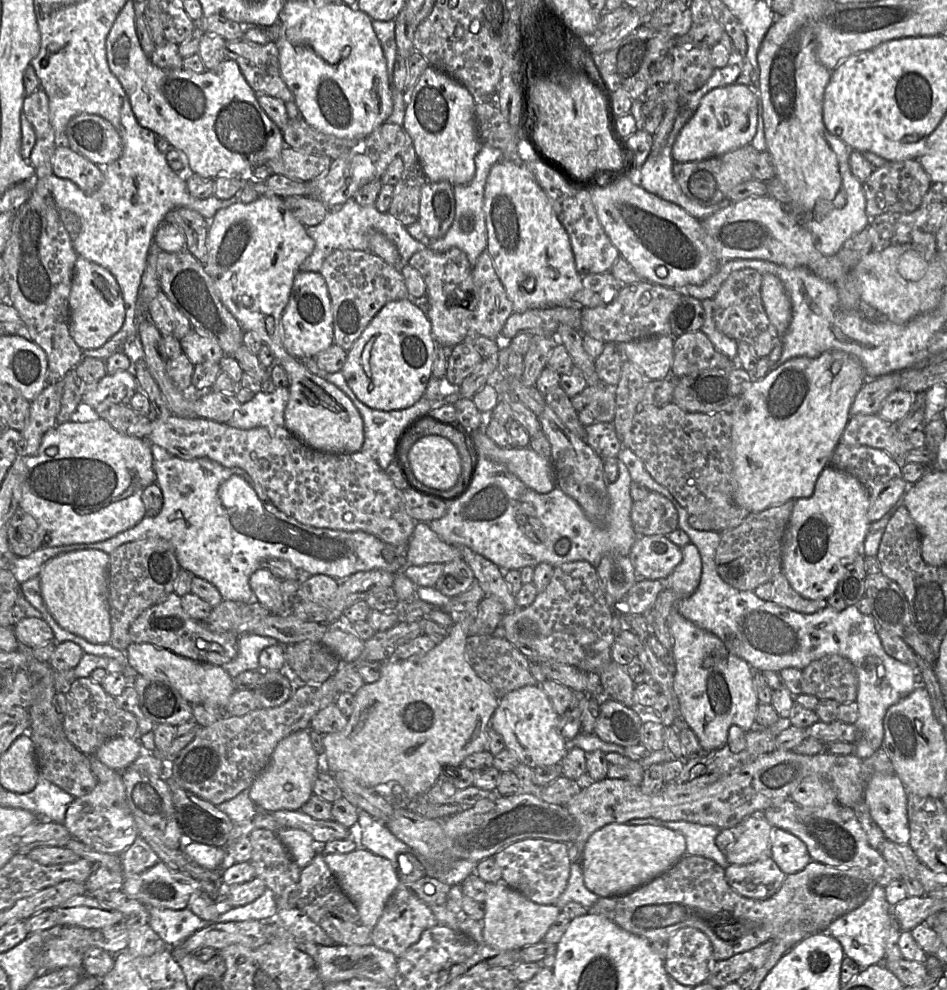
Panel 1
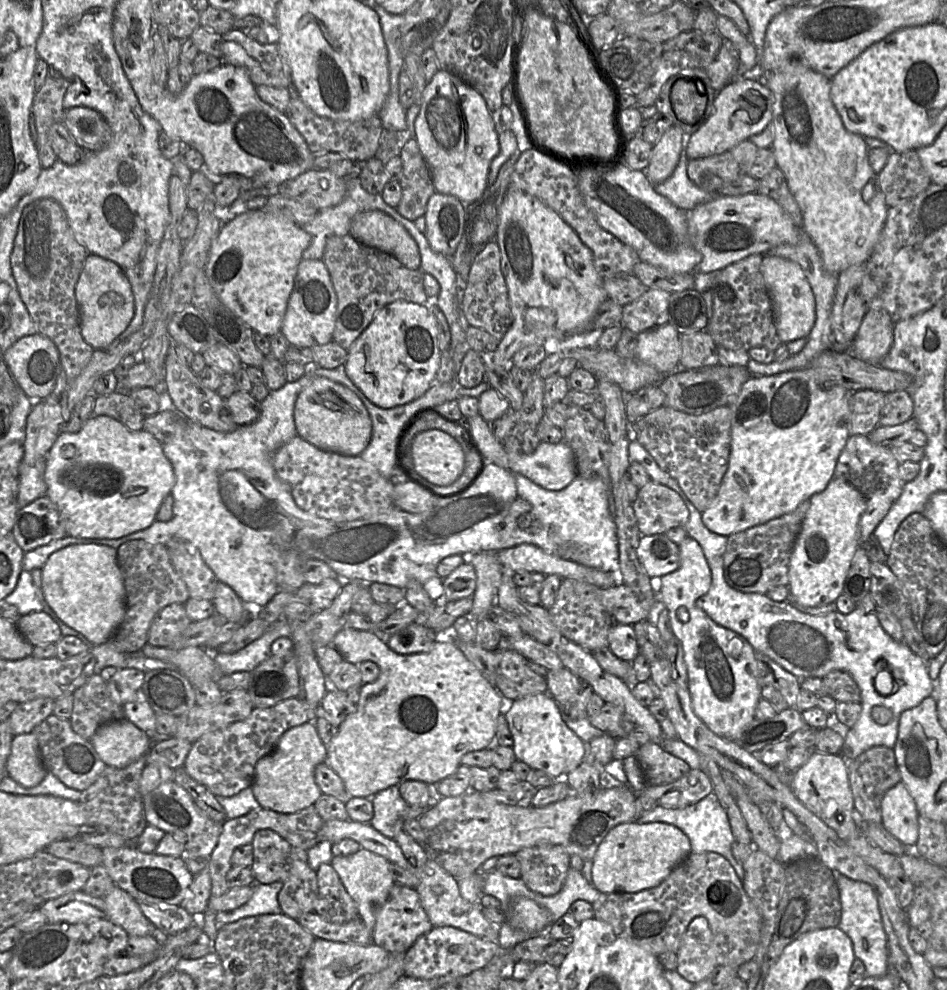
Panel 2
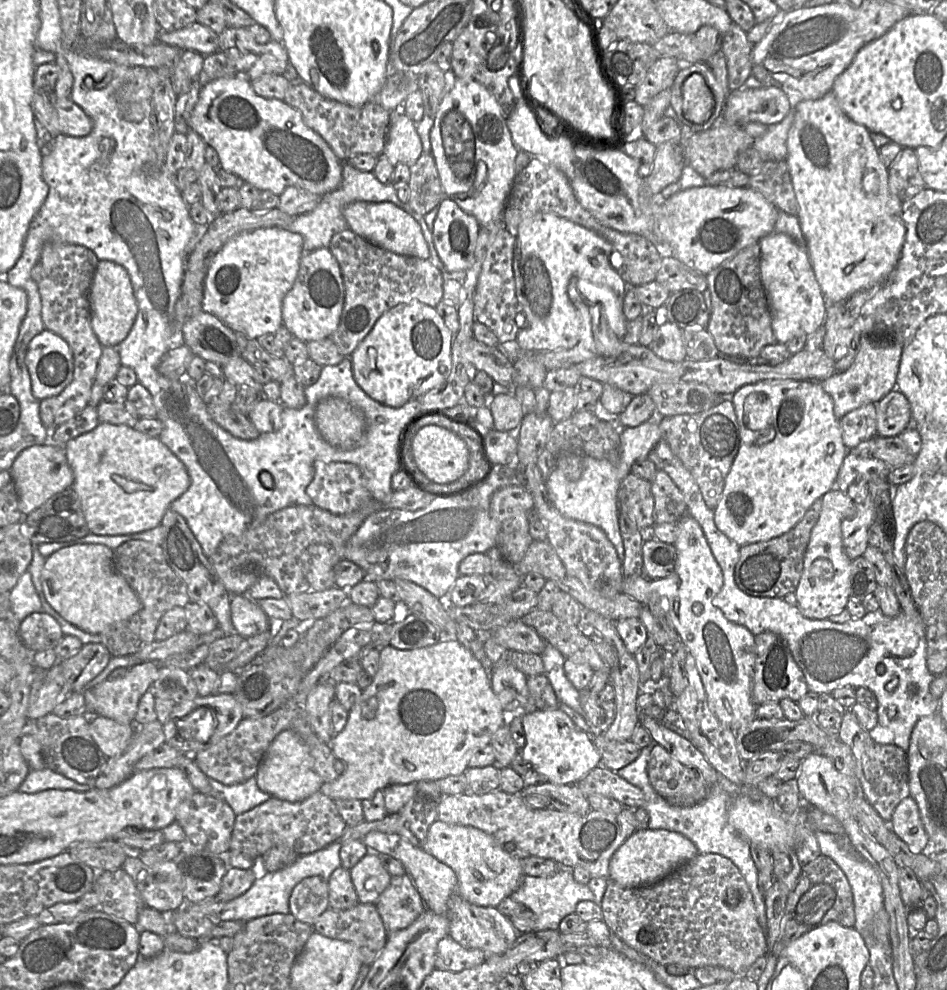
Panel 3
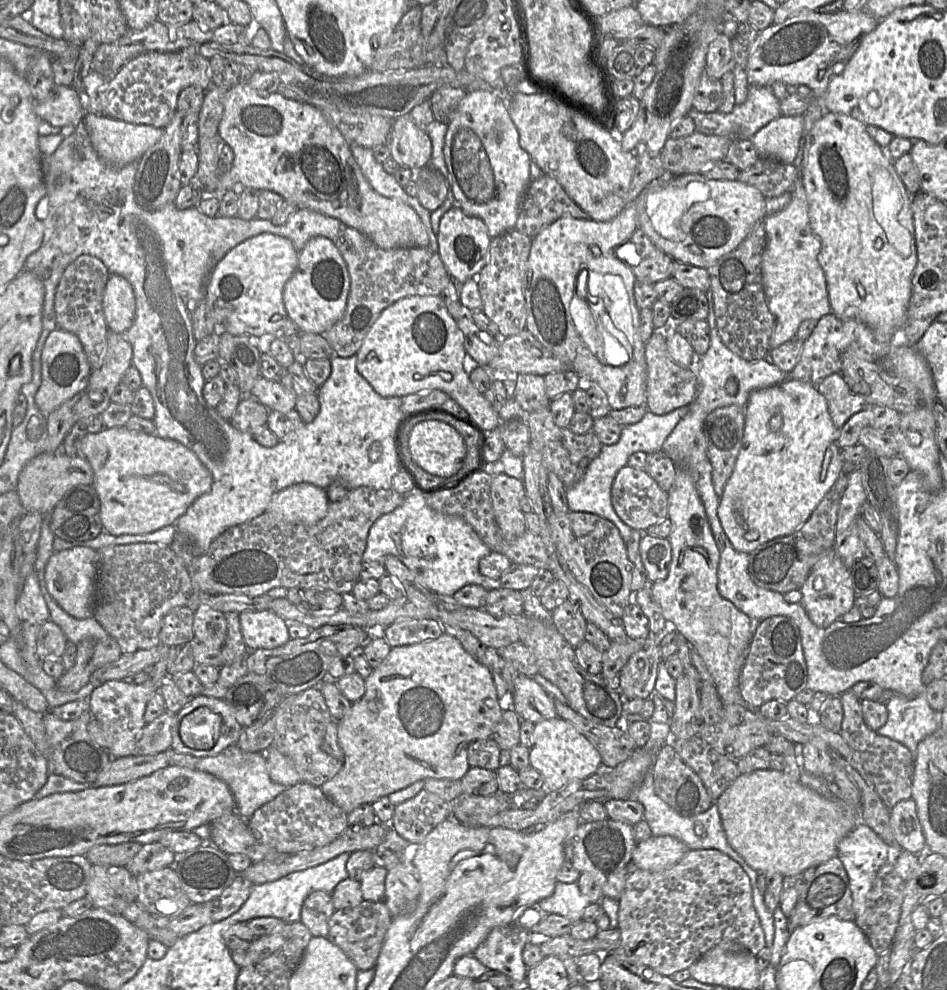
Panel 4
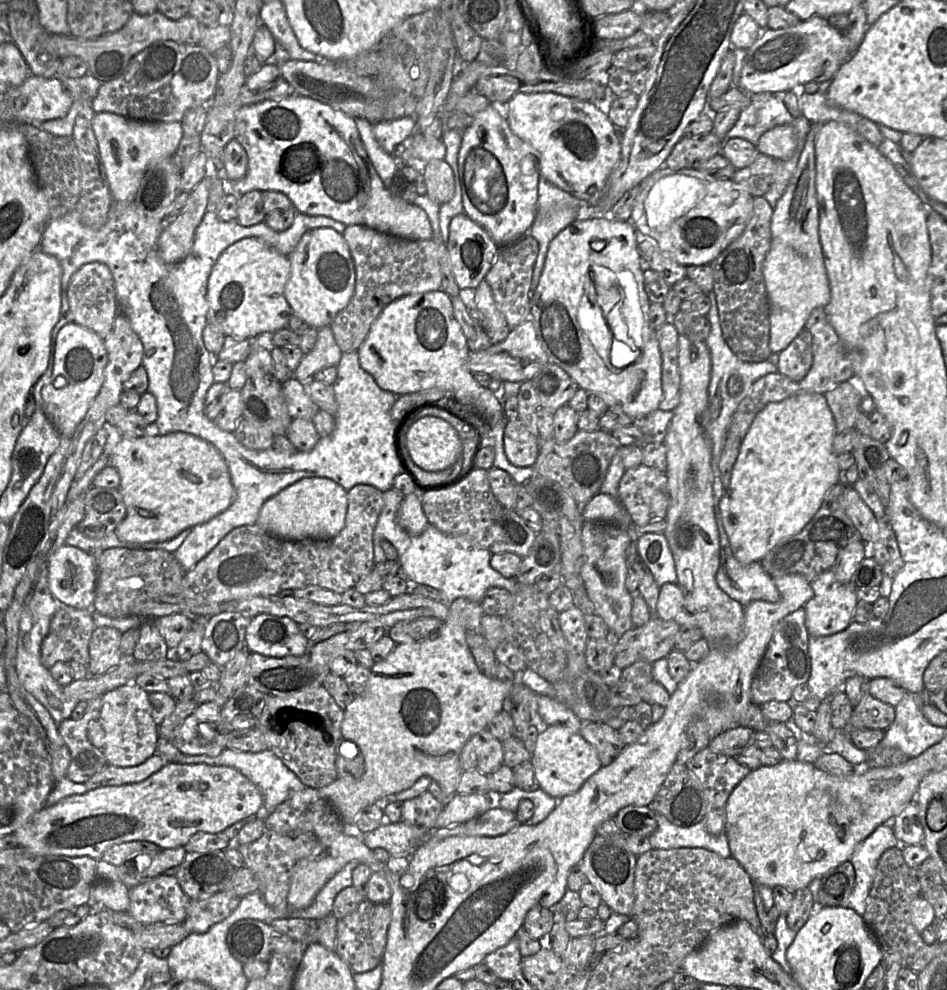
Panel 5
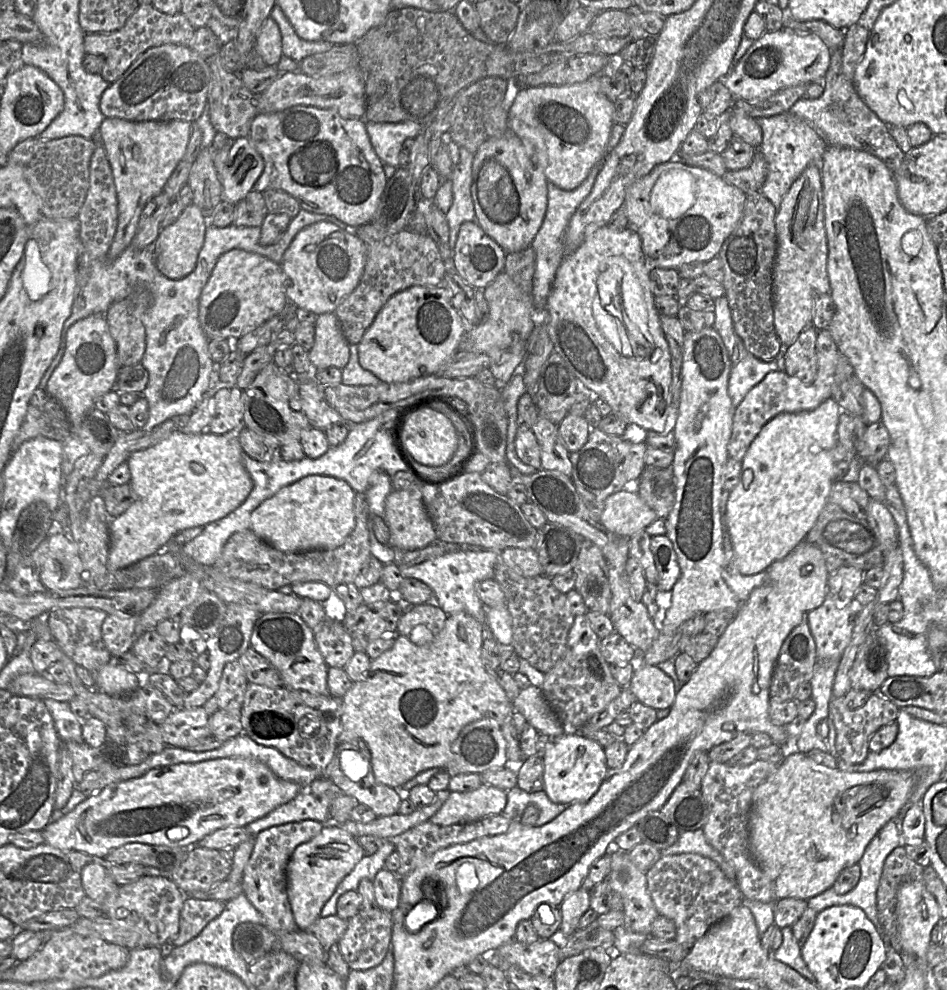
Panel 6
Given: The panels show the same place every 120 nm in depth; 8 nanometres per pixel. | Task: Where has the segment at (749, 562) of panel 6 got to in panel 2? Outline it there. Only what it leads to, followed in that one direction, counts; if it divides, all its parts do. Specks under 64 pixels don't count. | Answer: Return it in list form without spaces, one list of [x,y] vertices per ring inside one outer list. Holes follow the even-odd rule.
[[[808,367],[784,371],[776,375],[752,376],[741,386],[737,395],[729,402],[731,446],[728,468],[723,476],[716,497],[710,506],[702,512],[702,522],[711,532],[728,537],[734,533],[744,531],[753,526],[766,523],[769,520],[788,514],[794,511],[802,502],[809,500],[813,495],[824,491],[829,482],[835,477],[834,471],[838,457],[850,436],[850,396],[853,392],[849,392],[844,387],[837,383],[833,383],[830,380],[825,380],[823,377],[824,375],[819,375],[815,370]],[[759,398],[764,401],[764,412],[761,418],[756,418],[754,415],[754,406]]]

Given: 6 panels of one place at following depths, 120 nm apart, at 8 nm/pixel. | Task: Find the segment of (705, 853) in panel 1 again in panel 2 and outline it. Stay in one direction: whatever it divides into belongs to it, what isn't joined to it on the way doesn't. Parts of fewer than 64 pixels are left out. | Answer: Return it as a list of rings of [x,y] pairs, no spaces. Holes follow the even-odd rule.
[[[713,792],[698,803],[683,808],[668,808],[656,805],[648,812],[641,814],[637,822],[663,822],[674,825],[689,838],[691,853],[716,852],[726,860],[734,860],[737,863],[737,860],[732,854],[732,845],[735,842],[735,838],[727,813]]]

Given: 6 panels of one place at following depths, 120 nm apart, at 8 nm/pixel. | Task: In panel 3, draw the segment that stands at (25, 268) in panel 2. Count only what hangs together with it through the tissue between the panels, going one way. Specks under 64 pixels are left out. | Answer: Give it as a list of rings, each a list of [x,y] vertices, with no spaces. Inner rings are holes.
[[[46,243],[32,270],[41,297],[41,317],[45,329],[63,338],[74,359],[71,383],[57,396],[39,402],[39,416],[47,430],[69,421],[87,405],[103,346],[91,326],[89,290],[99,259],[90,249],[75,244]]]

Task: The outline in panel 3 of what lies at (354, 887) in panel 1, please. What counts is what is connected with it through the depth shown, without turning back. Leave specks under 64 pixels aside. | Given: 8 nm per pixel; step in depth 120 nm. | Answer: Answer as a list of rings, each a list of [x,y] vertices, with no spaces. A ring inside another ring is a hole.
[[[369,851],[349,873],[358,901],[363,904],[375,904],[392,877],[384,868],[379,854],[373,851]]]

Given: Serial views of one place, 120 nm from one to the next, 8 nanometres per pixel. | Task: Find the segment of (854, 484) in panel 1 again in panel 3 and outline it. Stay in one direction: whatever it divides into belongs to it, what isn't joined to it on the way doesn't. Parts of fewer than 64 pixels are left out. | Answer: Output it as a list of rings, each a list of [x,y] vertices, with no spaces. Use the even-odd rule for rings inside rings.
[[[836,487],[824,494],[821,500],[821,514],[811,531],[810,541],[804,555],[803,572],[795,591],[799,611],[810,619],[827,619],[831,615],[839,614],[846,608],[851,597],[850,574],[852,560],[847,556],[843,548],[841,523],[845,518],[854,515],[855,507],[852,500]]]

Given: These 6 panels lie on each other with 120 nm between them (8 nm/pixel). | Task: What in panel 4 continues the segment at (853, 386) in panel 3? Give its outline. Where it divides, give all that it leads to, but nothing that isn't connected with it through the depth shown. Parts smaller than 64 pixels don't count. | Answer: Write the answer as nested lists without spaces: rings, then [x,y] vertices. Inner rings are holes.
[[[834,373],[827,376],[815,387],[817,391],[826,399],[829,414],[834,426],[837,429],[840,429],[855,413],[866,409],[867,406],[874,406],[868,405],[861,395],[853,392],[841,373]]]

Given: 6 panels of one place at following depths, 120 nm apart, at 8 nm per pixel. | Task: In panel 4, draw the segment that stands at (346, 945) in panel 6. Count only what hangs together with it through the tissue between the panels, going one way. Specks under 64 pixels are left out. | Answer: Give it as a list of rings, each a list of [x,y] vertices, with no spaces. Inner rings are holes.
[[[363,900],[355,907],[335,910],[329,919],[328,939],[346,954],[358,970],[373,969],[391,921],[392,916],[384,901]]]

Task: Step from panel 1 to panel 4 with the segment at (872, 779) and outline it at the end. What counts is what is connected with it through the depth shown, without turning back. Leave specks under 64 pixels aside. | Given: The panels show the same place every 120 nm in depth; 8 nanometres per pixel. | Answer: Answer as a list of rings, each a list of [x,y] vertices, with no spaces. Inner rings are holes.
[[[912,798],[899,802],[891,809],[890,825],[899,849],[918,854],[925,848],[923,828]]]

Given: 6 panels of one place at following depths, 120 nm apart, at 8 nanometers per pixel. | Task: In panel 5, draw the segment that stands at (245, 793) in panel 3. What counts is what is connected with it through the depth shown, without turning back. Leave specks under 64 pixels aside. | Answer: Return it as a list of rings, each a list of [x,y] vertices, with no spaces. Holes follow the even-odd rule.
[[[226,748],[219,755],[214,757],[208,755],[185,755],[182,753],[180,760],[172,763],[228,766],[238,770],[251,780],[261,791],[263,795],[262,810],[265,810],[265,812],[272,811],[277,805],[288,799],[295,792],[306,787],[300,779],[268,749],[253,753]]]

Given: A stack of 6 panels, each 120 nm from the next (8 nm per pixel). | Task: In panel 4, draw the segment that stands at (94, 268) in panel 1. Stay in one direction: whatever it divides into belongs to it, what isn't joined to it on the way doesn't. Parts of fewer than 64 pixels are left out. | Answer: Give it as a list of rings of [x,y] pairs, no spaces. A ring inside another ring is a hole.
[[[111,274],[103,296],[103,312],[110,332],[125,334],[136,314],[136,298],[132,285],[122,276]]]

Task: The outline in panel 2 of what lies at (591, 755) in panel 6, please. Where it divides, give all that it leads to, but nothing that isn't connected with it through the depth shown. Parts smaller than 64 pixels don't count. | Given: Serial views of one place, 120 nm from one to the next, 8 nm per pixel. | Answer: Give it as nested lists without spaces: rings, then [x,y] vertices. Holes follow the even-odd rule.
[[[547,692],[507,702],[505,718],[513,736],[512,748],[517,760],[559,779],[587,758],[587,743],[568,727],[560,706]]]

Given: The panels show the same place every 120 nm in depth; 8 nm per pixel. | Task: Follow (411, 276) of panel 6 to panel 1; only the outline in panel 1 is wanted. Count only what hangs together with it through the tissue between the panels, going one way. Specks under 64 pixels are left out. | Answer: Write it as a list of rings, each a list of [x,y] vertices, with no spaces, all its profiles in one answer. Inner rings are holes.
[[[334,250],[323,262],[319,273],[325,279],[331,300],[334,343],[345,351],[350,350],[385,304],[401,299],[413,301],[414,298],[407,290],[400,269],[371,251]]]

